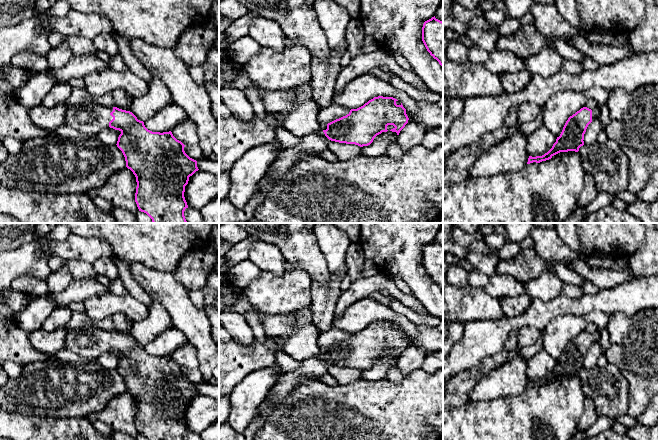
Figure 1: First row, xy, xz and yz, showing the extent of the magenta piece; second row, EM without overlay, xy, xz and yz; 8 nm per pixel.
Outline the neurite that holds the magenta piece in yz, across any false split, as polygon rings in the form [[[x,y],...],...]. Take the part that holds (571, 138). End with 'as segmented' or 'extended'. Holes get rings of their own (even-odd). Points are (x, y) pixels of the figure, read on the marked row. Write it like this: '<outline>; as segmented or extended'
[[[587,107],[581,108],[568,118],[560,136],[557,137],[552,148],[542,156],[529,156],[527,164],[549,160],[560,152],[578,152],[579,148],[584,145],[584,134],[588,125],[596,119],[597,116],[599,116],[599,108],[592,110]]]; extended

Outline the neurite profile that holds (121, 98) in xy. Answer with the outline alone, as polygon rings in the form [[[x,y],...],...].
[[[116,89],[113,94],[113,99],[116,104],[115,107],[129,111],[133,100],[129,98],[129,94],[123,89]]]

